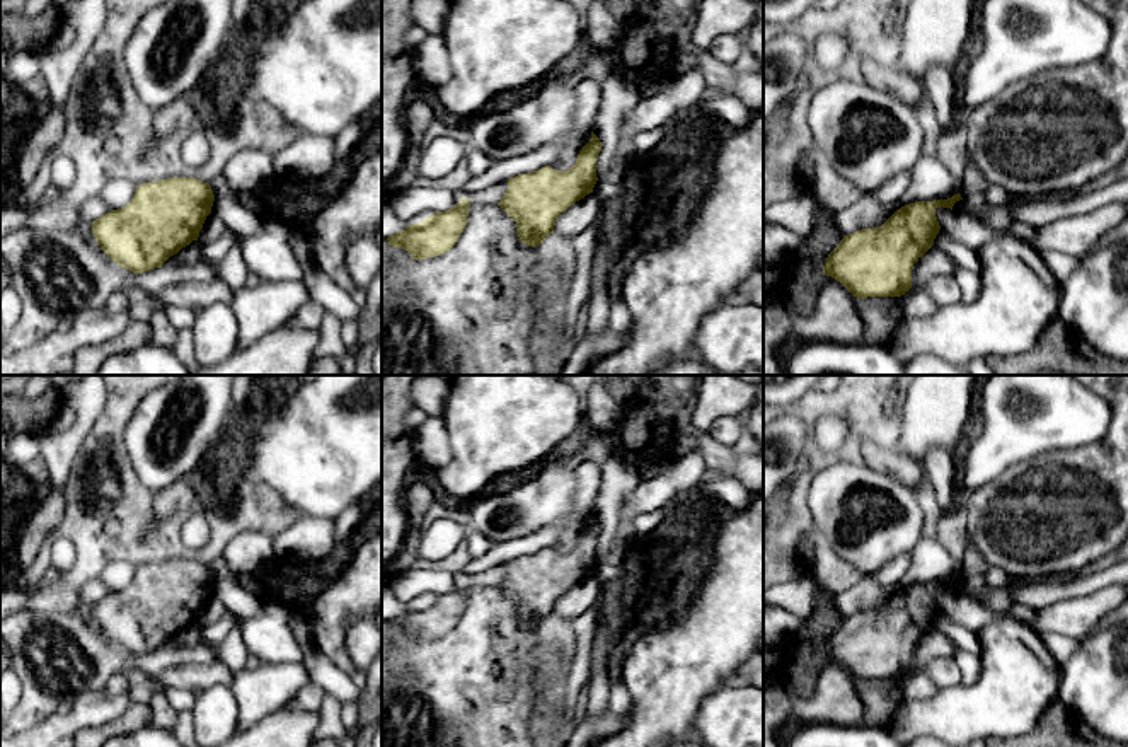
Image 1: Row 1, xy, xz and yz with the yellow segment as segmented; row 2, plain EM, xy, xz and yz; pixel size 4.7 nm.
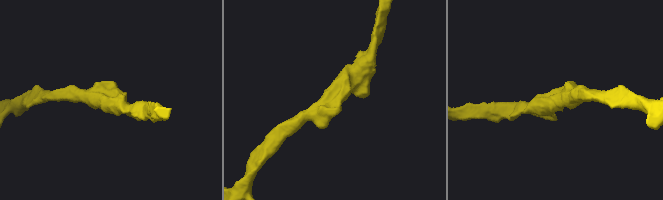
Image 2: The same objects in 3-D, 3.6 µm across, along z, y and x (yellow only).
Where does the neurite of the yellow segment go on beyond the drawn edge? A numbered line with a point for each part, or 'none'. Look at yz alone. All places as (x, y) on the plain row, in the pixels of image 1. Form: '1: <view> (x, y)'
none

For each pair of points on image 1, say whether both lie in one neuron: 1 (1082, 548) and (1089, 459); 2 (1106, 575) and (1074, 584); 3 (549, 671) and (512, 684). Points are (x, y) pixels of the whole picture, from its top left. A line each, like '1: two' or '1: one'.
1: one
2: one
3: one

